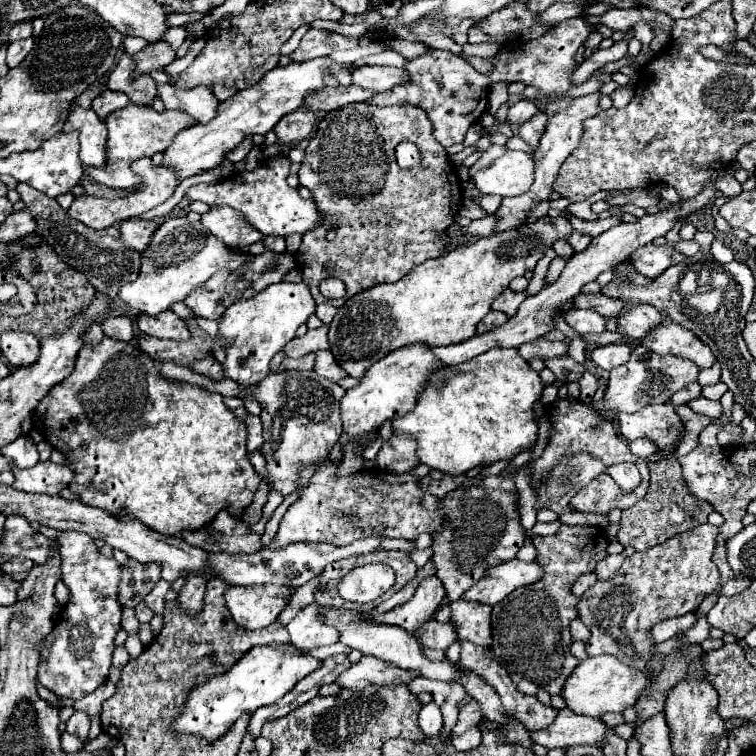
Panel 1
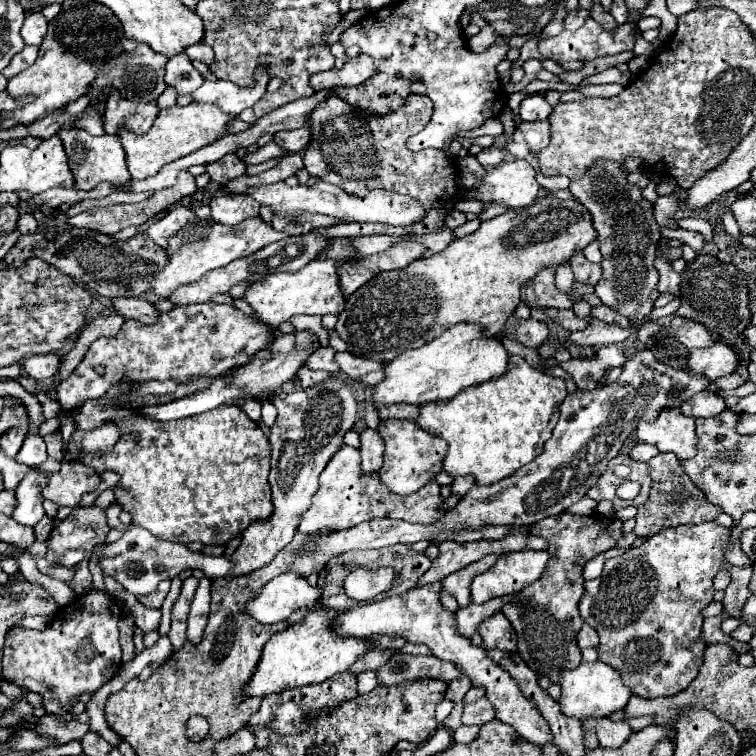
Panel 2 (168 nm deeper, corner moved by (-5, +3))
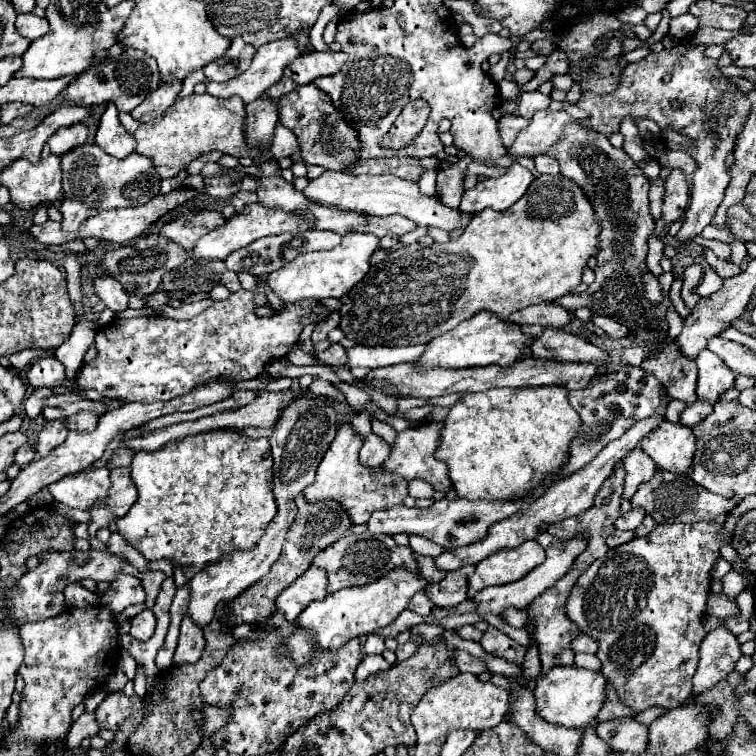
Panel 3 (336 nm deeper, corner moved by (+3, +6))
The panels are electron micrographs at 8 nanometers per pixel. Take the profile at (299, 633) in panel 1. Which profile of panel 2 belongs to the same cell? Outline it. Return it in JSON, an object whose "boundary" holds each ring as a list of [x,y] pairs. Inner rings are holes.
{"boundary":[[[440,582],[426,584],[420,588],[412,588],[398,596],[388,596],[380,602],[372,602],[372,604],[346,610],[338,614],[336,630],[342,636],[374,638],[374,636],[388,634],[388,636],[402,636],[408,642],[426,644],[432,650],[432,654],[438,656],[440,660],[448,660],[464,668],[466,676],[472,678],[474,686],[486,688],[486,698],[494,704],[498,720],[502,720],[504,724],[510,724],[530,744],[536,744],[540,748],[546,744],[552,744],[552,732],[548,728],[548,722],[540,716],[540,712],[536,712],[536,704],[530,704],[530,700],[520,692],[518,684],[512,682],[512,676],[508,676],[508,672],[502,672],[502,668],[494,660],[484,656],[484,650],[480,646],[474,646],[470,638],[460,636],[460,632],[456,632],[454,612],[446,610],[440,604],[440,596],[438,596],[440,588],[442,588]]]}

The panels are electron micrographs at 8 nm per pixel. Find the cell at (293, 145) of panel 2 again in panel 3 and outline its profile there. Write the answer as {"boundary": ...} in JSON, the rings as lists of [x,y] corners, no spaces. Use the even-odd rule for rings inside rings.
{"boundary":[[[276,125],[276,133],[274,139],[270,143],[270,157],[278,159],[278,157],[290,157],[298,151],[298,141],[296,135],[284,127],[284,125]]]}

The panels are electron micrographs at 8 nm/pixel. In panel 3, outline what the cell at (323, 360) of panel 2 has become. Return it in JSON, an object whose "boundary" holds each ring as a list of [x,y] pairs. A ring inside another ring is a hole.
{"boundary":[[[334,343],[330,349],[326,349],[326,351],[322,351],[322,353],[316,353],[315,357],[320,363],[324,363],[324,365],[328,365],[328,367],[332,367],[332,369],[346,365],[344,347],[338,345],[338,343]]]}

